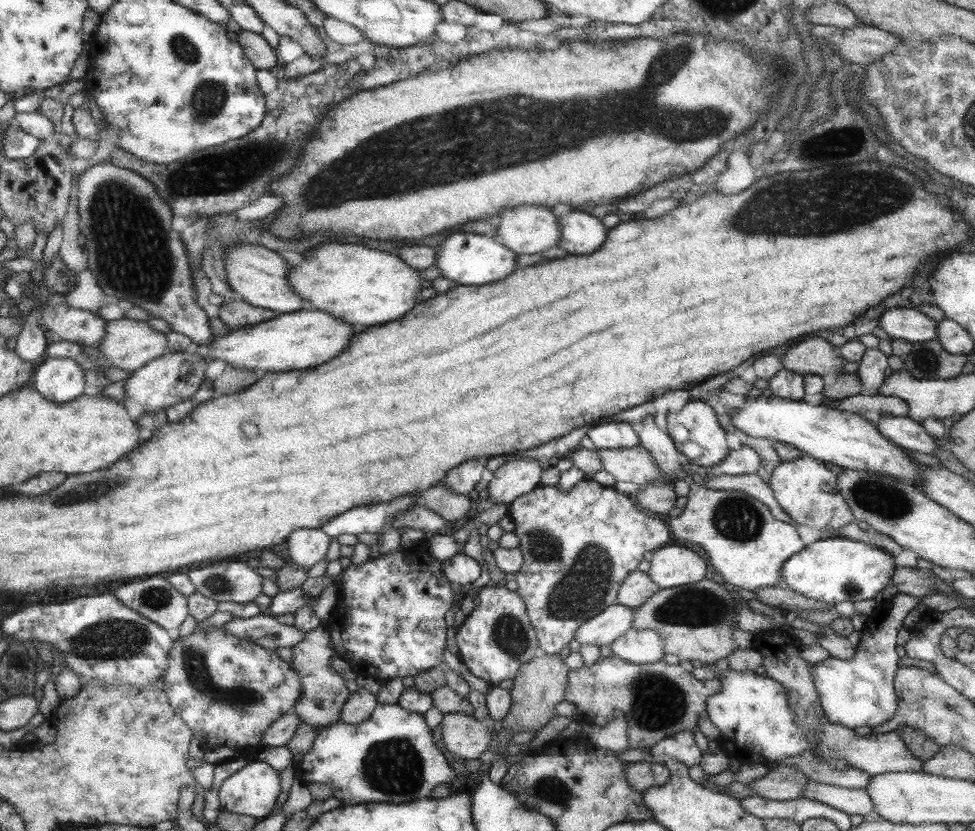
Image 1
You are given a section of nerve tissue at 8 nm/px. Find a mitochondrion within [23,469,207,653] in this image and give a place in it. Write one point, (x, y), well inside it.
(81, 493)

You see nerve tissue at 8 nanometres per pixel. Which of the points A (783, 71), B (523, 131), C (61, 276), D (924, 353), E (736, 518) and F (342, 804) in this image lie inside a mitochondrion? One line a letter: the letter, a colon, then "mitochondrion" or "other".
A: other
B: mitochondrion
C: mitochondrion
D: mitochondrion
E: mitochondrion
F: other

